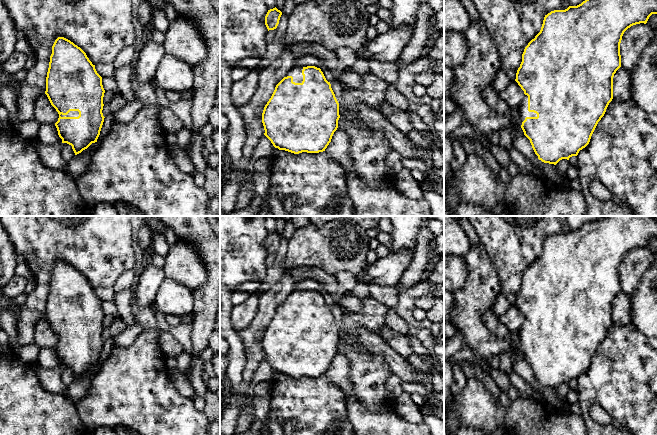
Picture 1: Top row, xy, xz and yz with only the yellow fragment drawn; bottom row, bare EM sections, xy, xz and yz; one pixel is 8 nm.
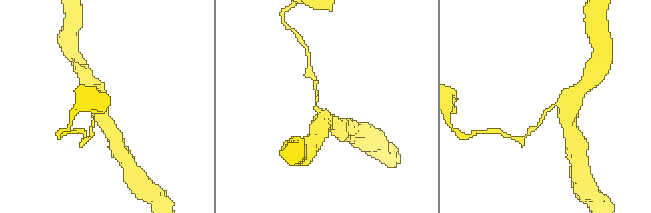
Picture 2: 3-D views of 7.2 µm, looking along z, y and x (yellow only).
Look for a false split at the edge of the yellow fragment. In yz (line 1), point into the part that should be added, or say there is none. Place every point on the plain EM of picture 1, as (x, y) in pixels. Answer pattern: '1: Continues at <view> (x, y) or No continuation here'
1: Continues at yz (523, 331)

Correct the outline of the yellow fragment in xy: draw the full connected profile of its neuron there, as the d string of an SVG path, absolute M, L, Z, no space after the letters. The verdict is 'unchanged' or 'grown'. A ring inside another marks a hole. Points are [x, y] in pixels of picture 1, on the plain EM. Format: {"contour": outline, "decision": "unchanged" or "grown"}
{"contour": "M58 261L52 270L45 318L59 338L55 347L58 359L62 367L72 370L75 379L97 366L105 342L102 337L104 317L102 301L86 277L70 264Z", "decision": "grown"}

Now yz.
{"contour": "M607 216L604 219L588 222L577 230L569 230L565 234L554 234L545 239L540 256L524 273L522 286L515 303L525 318L518 330L519 347L539 384L556 389L562 383L569 384L570 381L577 380L579 375L589 368L598 346L604 340L609 327L613 323L613 301L621 291L620 267L622 260L631 250L640 247L646 248L652 238L657 238L657 216Z", "decision": "grown"}

